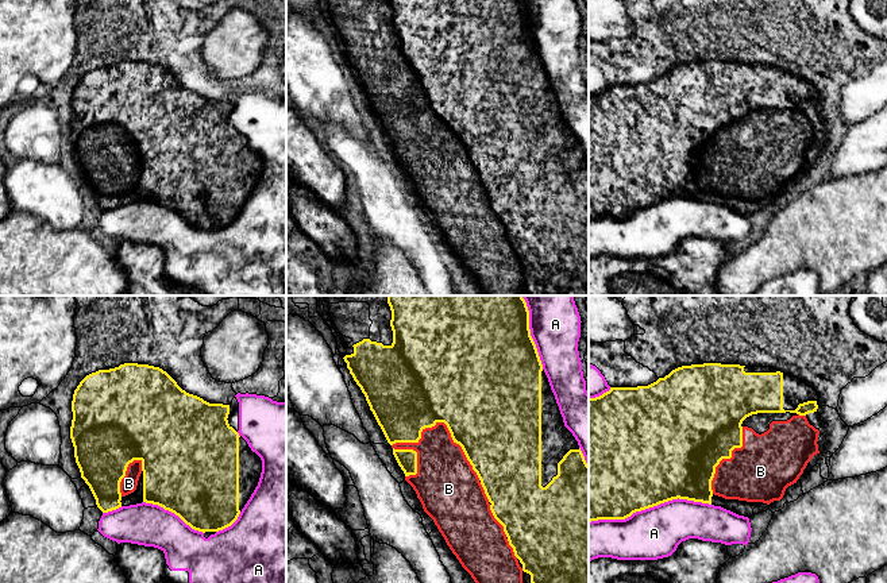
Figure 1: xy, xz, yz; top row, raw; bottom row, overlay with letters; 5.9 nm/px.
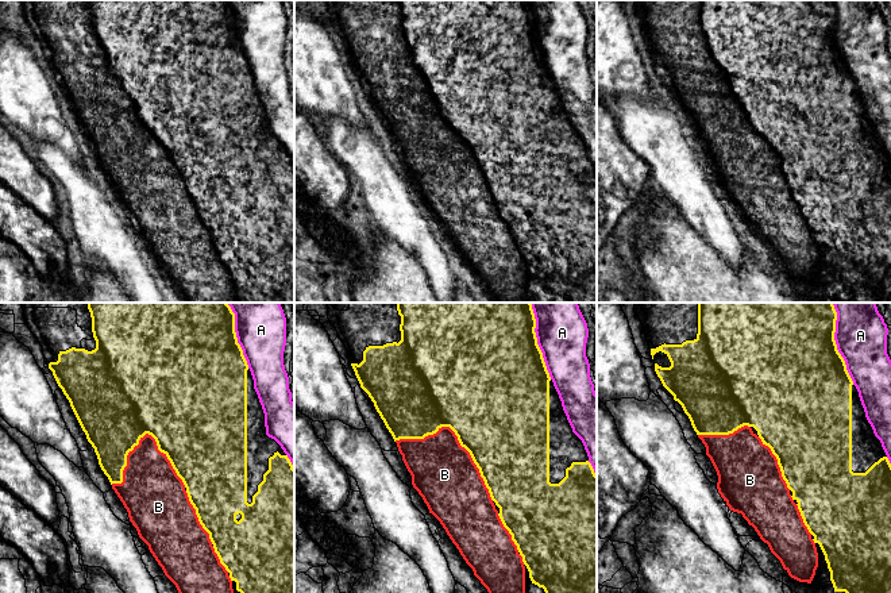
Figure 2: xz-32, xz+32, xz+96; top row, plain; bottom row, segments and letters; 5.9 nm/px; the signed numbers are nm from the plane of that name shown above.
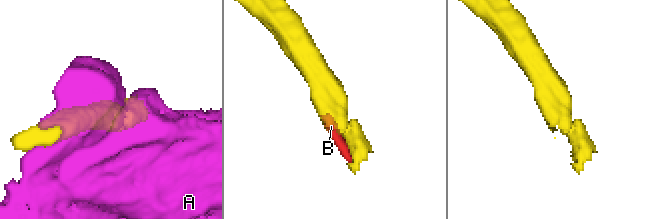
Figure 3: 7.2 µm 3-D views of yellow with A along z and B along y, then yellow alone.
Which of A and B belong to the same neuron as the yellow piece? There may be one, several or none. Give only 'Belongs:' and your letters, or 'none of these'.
Belongs: B

